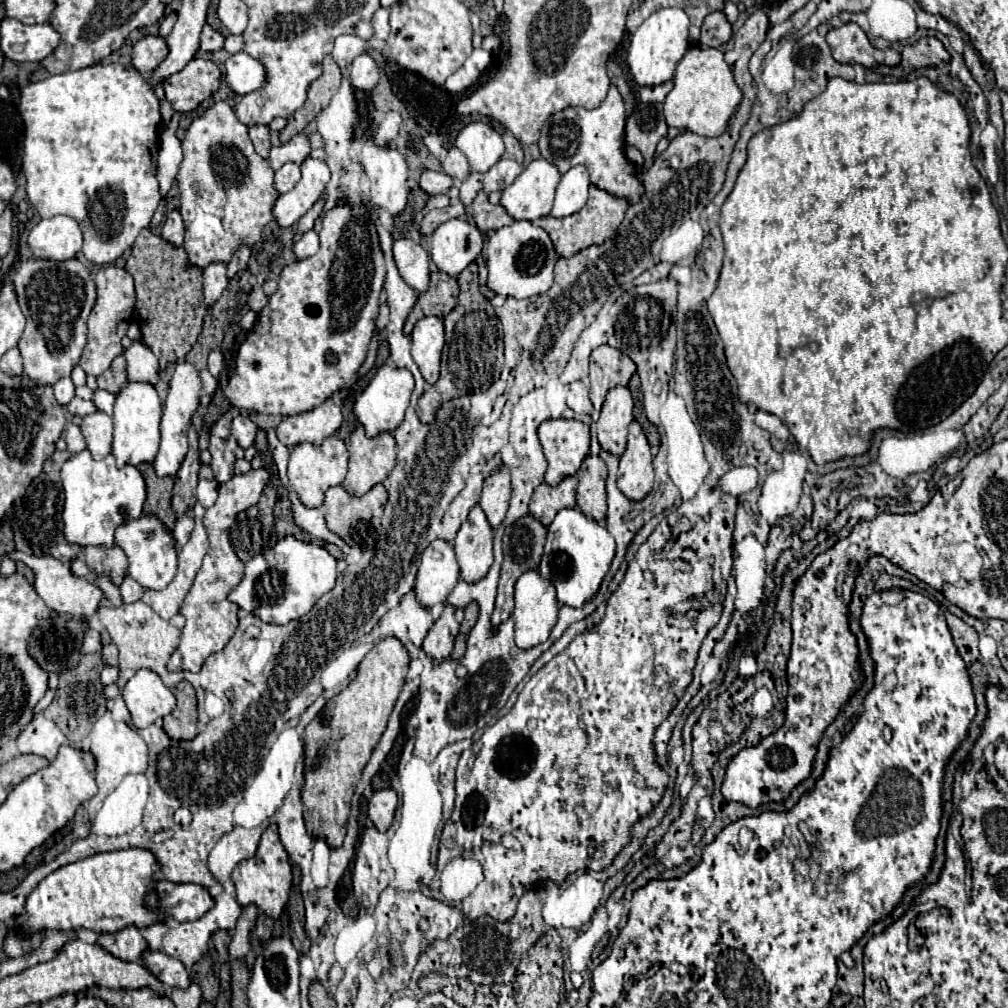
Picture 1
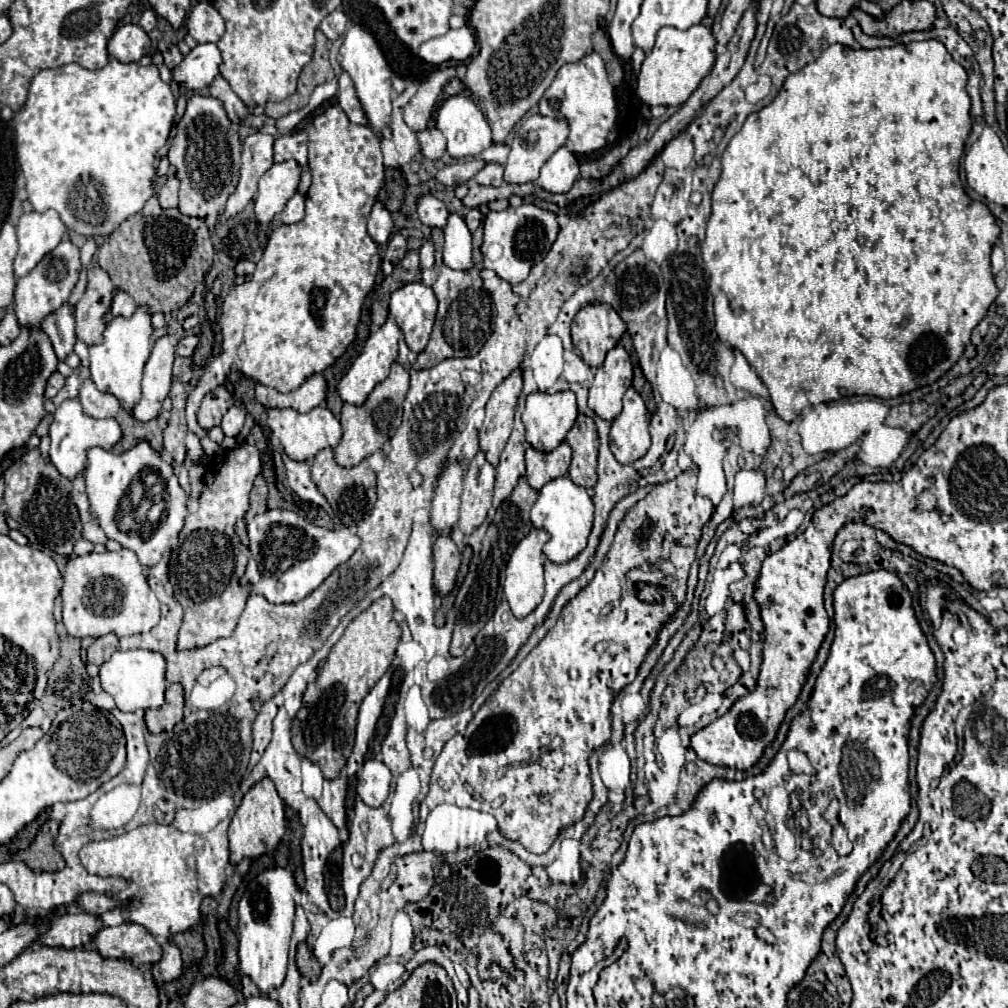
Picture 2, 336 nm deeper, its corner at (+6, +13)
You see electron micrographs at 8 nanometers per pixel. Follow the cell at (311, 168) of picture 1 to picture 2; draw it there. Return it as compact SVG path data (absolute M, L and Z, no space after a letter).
M284 160L266 170L258 182L258 194L254 198L254 212L262 224L272 222L282 212L286 200L296 192L302 168L296 160Z

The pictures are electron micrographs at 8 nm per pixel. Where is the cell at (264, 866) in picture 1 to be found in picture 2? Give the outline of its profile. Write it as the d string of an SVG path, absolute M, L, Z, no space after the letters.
M262 778L256 782L242 798L230 828L228 828L228 840L230 840L230 862L238 864L242 858L258 858L266 852L274 852L284 836L284 802L280 800L276 786L270 778Z

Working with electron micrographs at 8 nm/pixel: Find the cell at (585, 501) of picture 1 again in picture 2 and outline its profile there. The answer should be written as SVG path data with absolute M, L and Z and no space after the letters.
M578 414L574 426L570 428L566 442L572 448L572 464L570 464L570 478L574 484L592 488L598 480L596 476L596 460L598 460L598 434L594 420Z

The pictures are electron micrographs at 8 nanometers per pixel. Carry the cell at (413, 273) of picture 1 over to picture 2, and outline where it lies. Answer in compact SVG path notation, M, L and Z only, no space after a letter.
M376 200L372 214L368 218L368 234L372 236L374 242L386 244L392 236L392 228L394 228L394 222L390 218L390 212L384 208L384 204L380 200Z

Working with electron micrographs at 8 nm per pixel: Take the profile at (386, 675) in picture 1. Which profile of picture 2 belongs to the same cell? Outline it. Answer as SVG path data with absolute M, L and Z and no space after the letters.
M388 596L372 602L344 630L326 662L318 668L316 680L304 692L304 704L292 722L292 744L300 756L316 762L326 778L336 778L354 748L354 724L362 696L388 670L400 644L400 626L392 618L394 606Z

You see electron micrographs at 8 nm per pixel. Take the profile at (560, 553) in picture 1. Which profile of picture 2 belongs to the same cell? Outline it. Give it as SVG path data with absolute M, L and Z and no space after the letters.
M560 476L544 484L538 492L538 500L532 506L532 524L536 528L546 528L546 532L550 534L550 540L544 544L544 554L556 564L564 564L566 560L572 560L578 552L582 552L592 528L592 518L592 498L588 496L586 488L576 486L570 476Z

